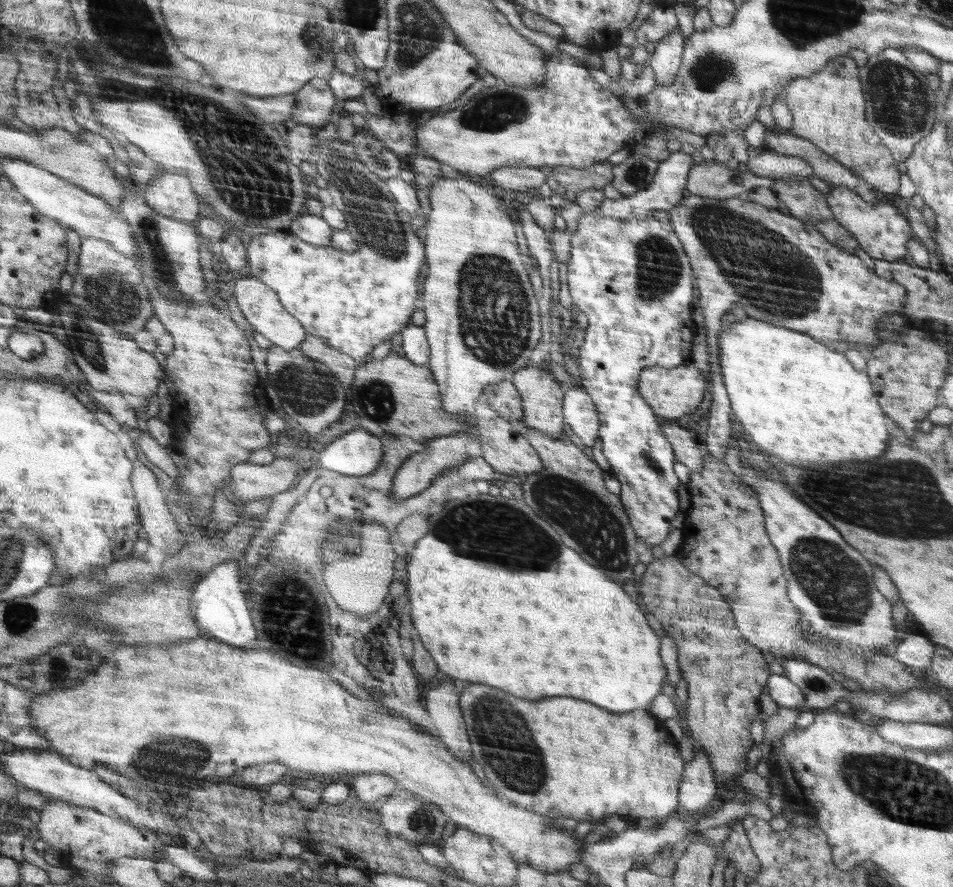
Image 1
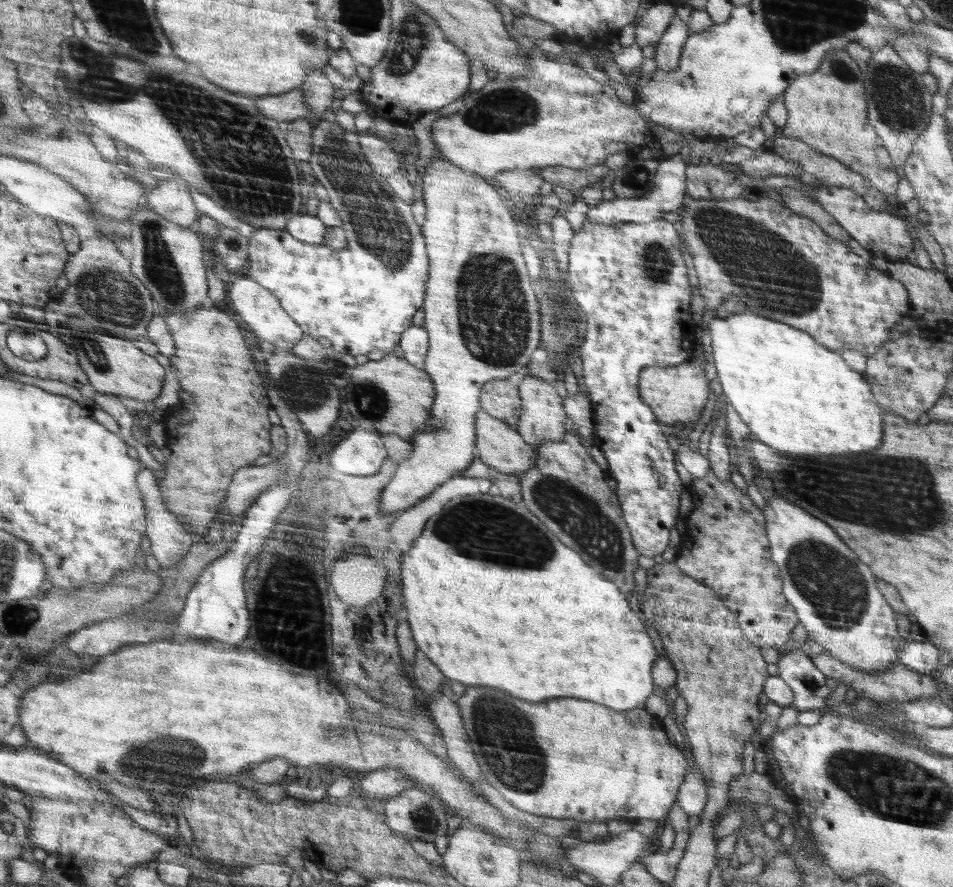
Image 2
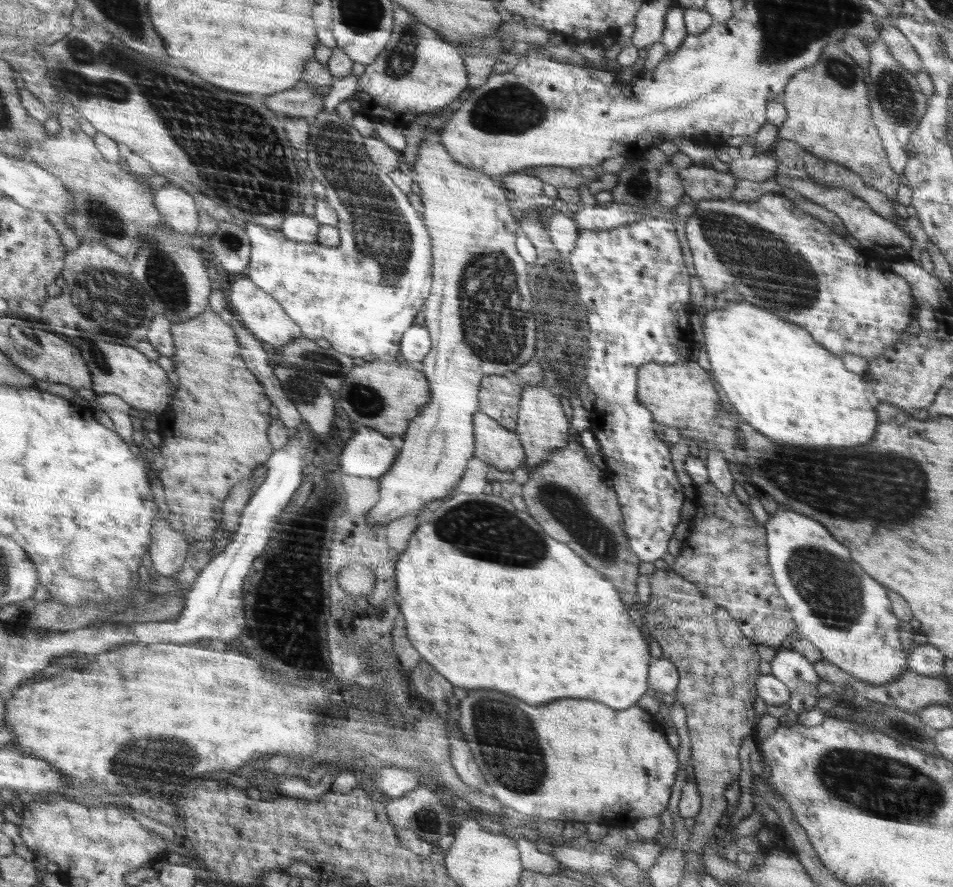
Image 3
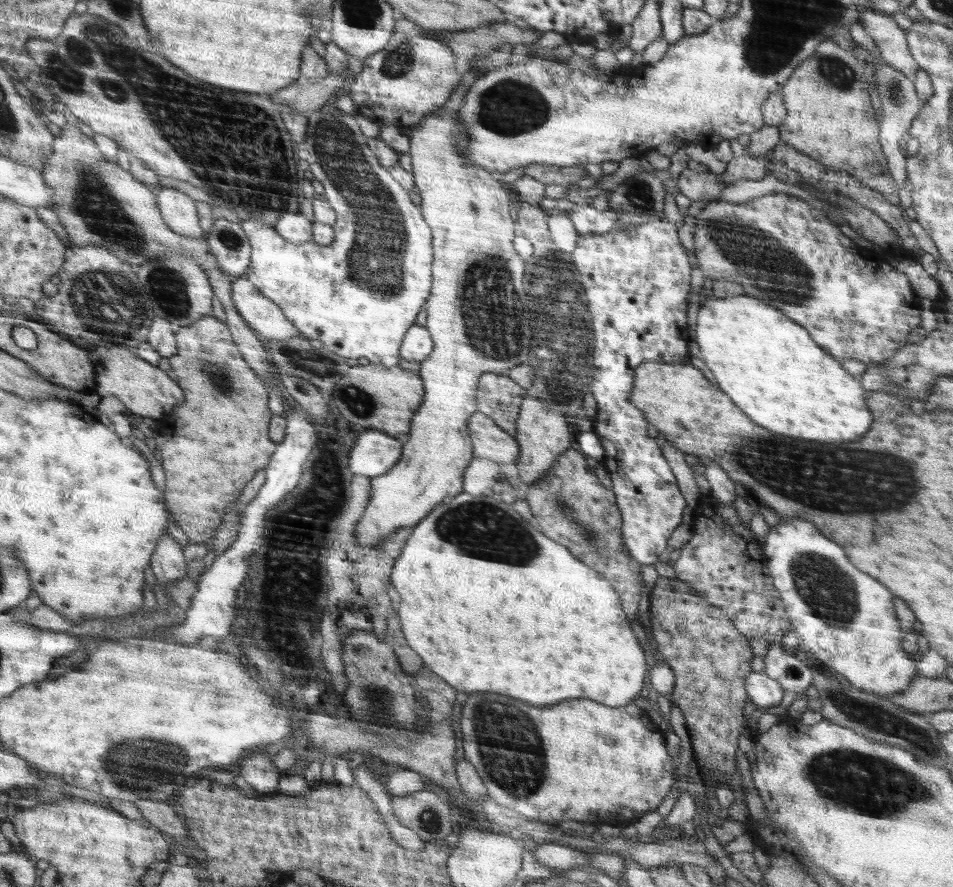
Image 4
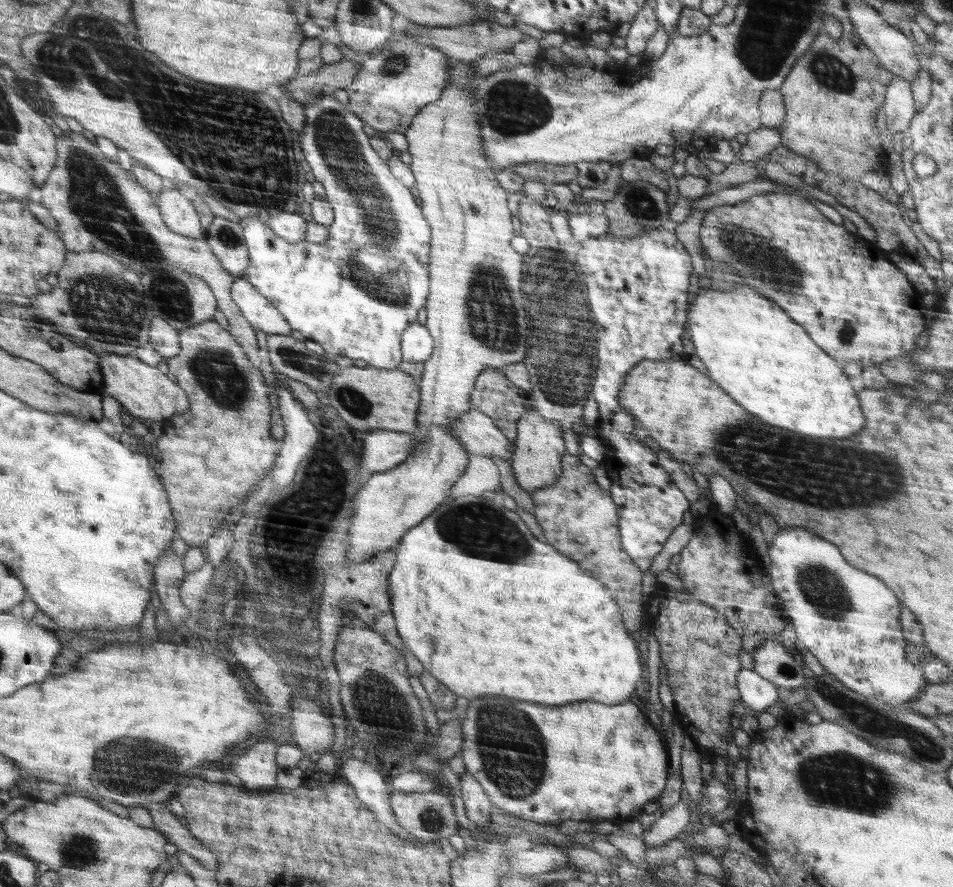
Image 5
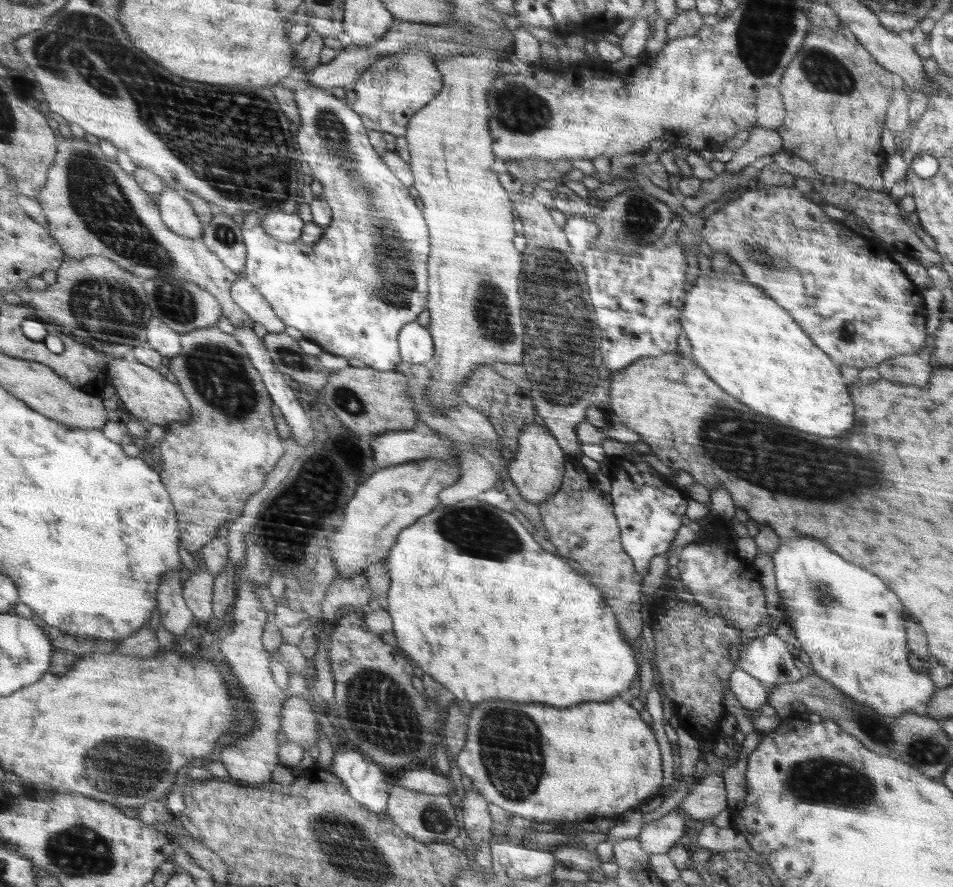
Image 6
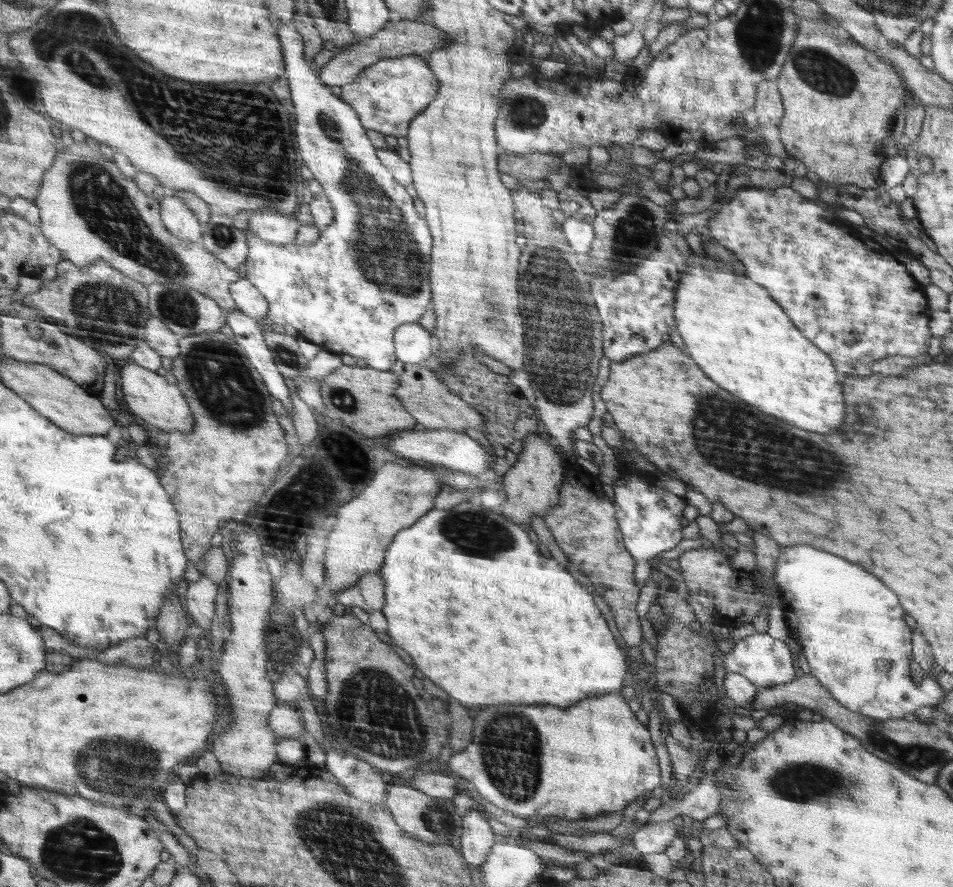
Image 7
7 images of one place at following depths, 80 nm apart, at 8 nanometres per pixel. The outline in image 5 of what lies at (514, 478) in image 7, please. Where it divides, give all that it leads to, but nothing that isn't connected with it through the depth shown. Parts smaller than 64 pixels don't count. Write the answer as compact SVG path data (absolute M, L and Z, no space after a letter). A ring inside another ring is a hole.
M534 405L524 417L518 420L515 449L511 455L511 468L520 488L530 495L541 488L553 486L563 474L562 464L563 457L566 455L566 440L559 426L556 421L544 419Z

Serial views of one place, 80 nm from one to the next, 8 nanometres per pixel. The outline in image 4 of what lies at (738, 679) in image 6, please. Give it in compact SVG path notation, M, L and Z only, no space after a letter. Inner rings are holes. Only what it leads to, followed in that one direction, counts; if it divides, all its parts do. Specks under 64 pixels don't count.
M752 671L744 687L750 693L752 704L761 710L778 705L784 696L781 683L764 672Z

